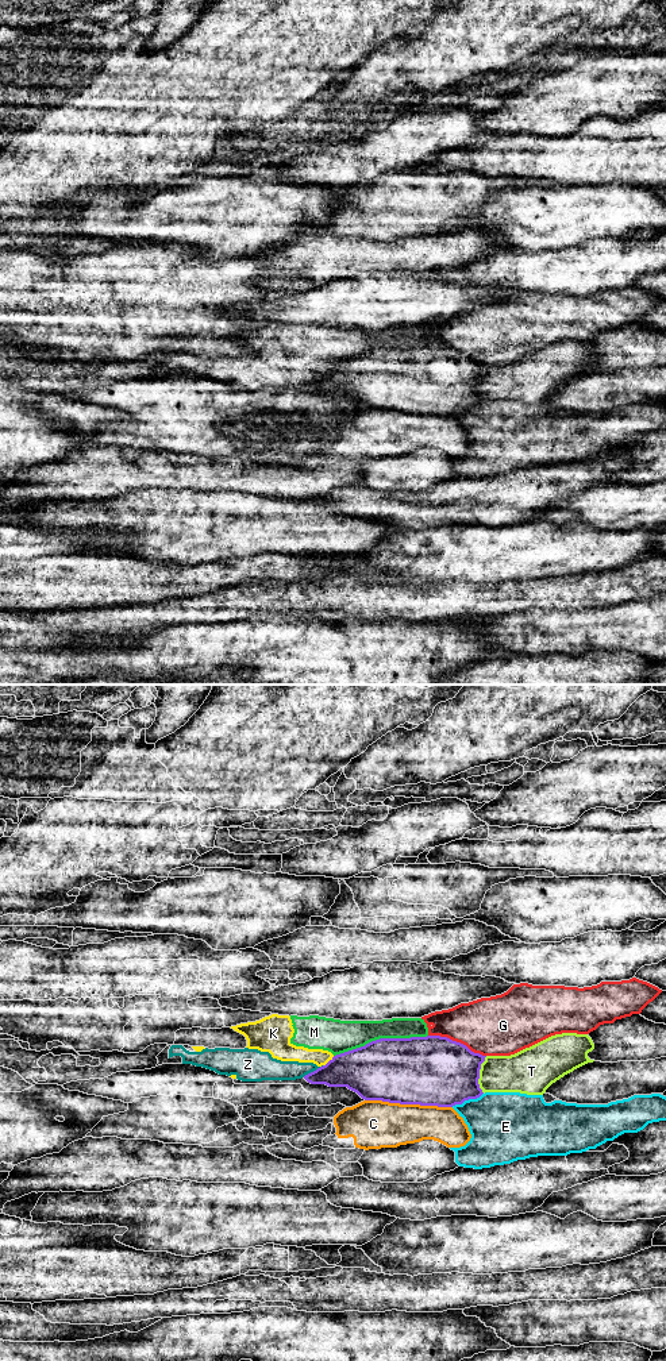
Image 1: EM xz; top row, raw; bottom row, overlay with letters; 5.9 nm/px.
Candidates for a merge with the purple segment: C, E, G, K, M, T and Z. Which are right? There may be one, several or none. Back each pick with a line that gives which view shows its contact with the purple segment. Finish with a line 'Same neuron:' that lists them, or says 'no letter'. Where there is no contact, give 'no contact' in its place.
Same neuron: no letter

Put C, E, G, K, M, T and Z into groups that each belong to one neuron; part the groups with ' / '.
C / E / G / K M Z / T

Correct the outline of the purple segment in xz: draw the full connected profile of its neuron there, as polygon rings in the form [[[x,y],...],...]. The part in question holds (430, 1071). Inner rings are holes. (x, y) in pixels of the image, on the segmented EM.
[[[440,1036],[380,1038],[334,1056],[304,1079],[311,1084],[347,1087],[365,1100],[453,1107],[484,1094],[478,1079],[485,1057],[461,1042]]]

